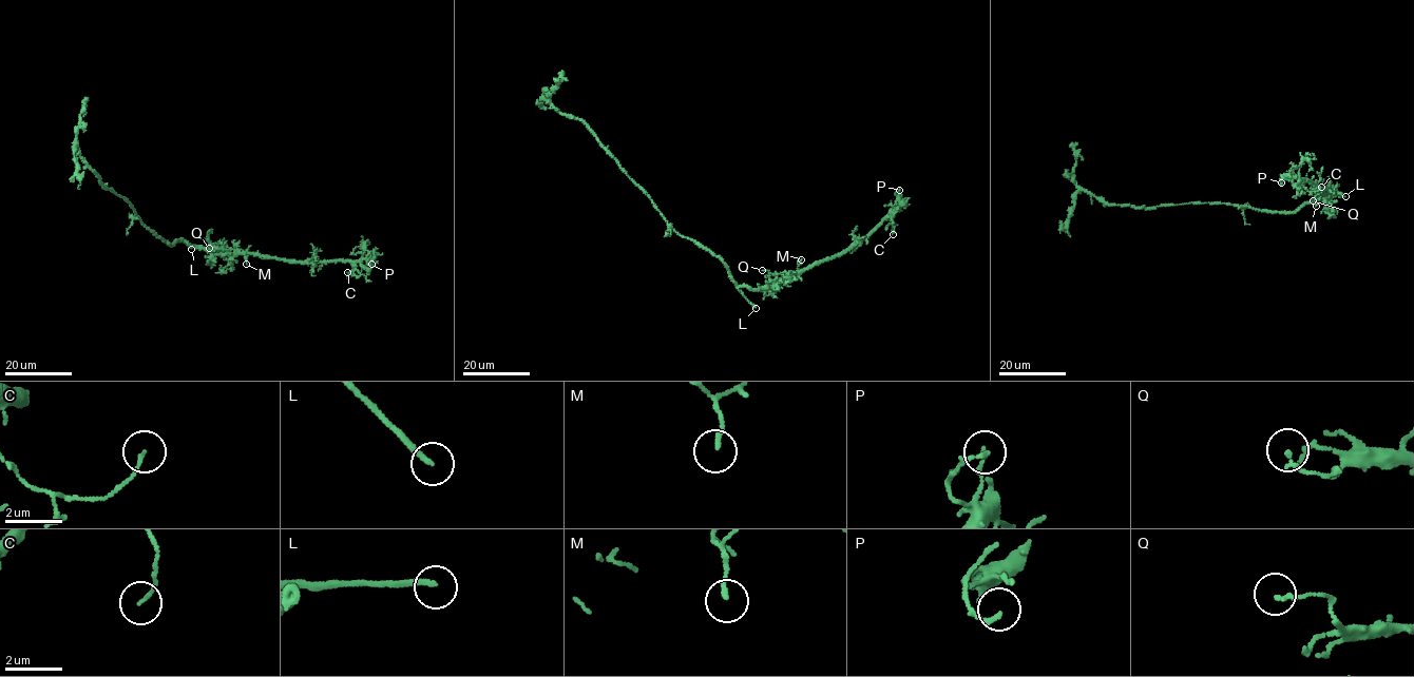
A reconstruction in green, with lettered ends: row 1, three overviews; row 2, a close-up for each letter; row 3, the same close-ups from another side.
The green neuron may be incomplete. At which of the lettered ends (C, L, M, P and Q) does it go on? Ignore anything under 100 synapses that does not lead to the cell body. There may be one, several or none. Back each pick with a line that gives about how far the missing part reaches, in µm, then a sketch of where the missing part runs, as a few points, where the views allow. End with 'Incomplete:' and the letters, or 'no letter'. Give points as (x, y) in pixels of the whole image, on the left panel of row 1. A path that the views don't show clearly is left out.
L: about 35 µm are missing; missing branch runs (191, 249), (201, 259), (232, 269), (246, 268), (250, 270), (251, 281), (263, 279)
Incomplete: L

